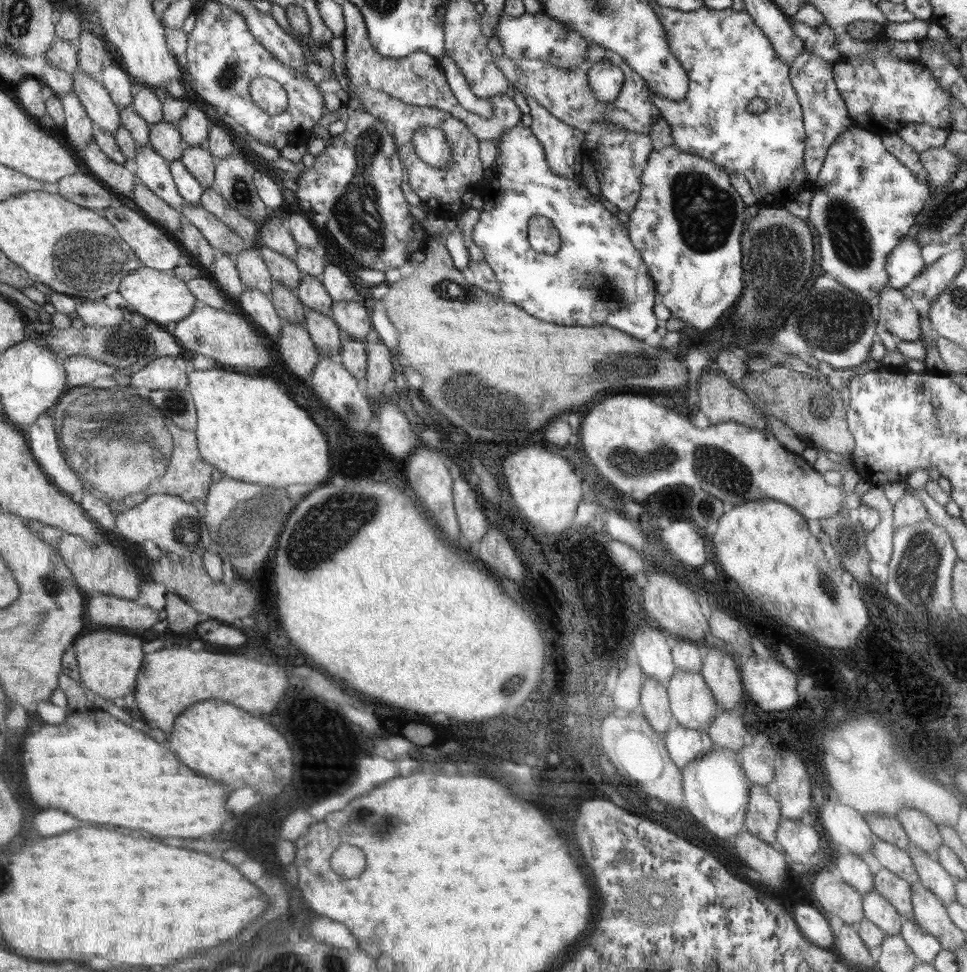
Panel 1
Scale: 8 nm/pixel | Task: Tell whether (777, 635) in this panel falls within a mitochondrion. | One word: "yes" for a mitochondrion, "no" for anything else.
no

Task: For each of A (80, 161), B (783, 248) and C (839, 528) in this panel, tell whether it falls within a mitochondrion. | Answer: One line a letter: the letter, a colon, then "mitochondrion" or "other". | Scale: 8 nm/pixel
A: other
B: mitochondrion
C: mitochondrion

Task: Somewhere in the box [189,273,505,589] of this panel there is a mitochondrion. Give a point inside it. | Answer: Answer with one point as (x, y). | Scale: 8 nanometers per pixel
(328, 525)

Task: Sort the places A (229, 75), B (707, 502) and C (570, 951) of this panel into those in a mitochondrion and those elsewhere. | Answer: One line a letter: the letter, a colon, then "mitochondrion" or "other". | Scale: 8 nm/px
A: mitochondrion
B: mitochondrion
C: other

